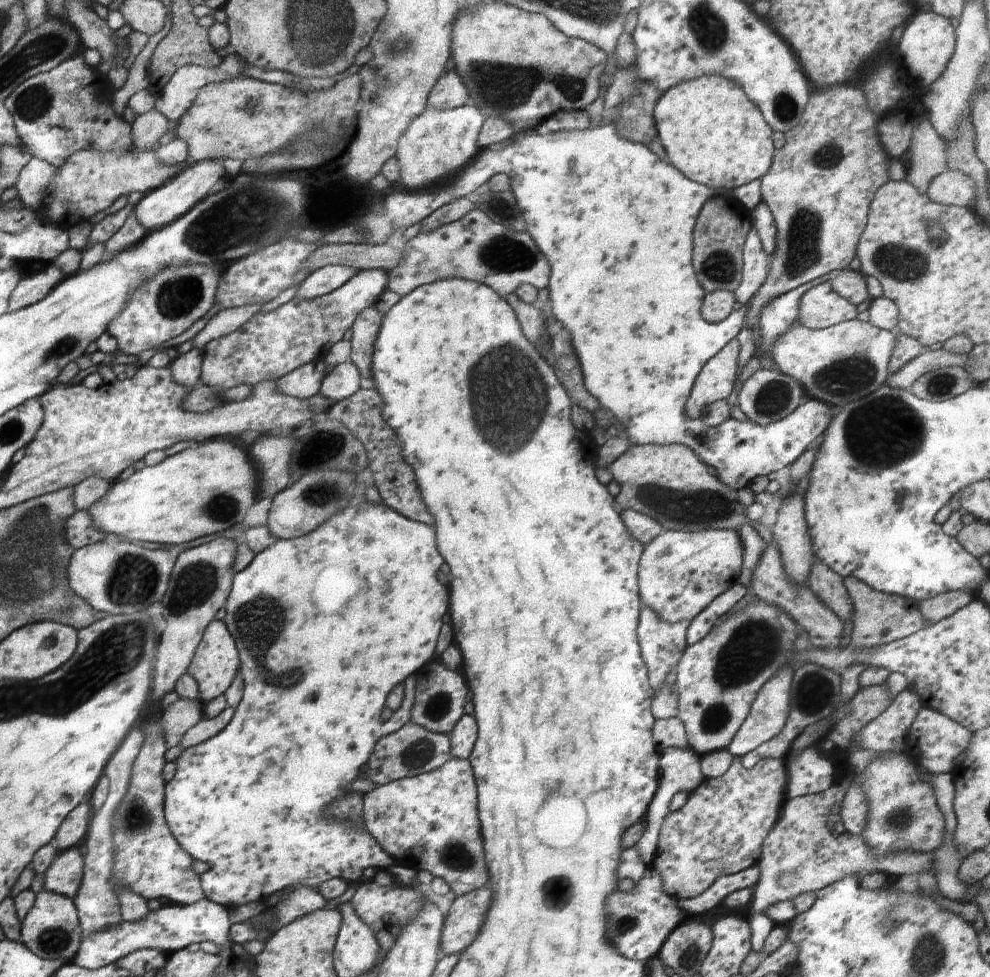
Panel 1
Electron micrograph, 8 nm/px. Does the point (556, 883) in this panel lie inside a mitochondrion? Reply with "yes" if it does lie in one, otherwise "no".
yes

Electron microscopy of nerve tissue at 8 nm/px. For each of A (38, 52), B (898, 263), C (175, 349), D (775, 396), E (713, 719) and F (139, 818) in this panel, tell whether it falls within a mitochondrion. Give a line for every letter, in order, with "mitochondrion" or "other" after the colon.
A: mitochondrion
B: mitochondrion
C: other
D: mitochondrion
E: mitochondrion
F: mitochondrion

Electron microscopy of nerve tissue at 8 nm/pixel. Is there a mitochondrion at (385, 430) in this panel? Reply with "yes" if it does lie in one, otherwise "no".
no

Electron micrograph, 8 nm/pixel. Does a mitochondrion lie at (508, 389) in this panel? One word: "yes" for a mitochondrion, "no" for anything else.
yes

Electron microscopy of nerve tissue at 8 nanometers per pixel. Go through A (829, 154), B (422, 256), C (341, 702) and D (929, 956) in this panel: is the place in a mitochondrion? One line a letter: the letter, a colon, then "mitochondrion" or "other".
A: mitochondrion
B: other
C: other
D: mitochondrion

